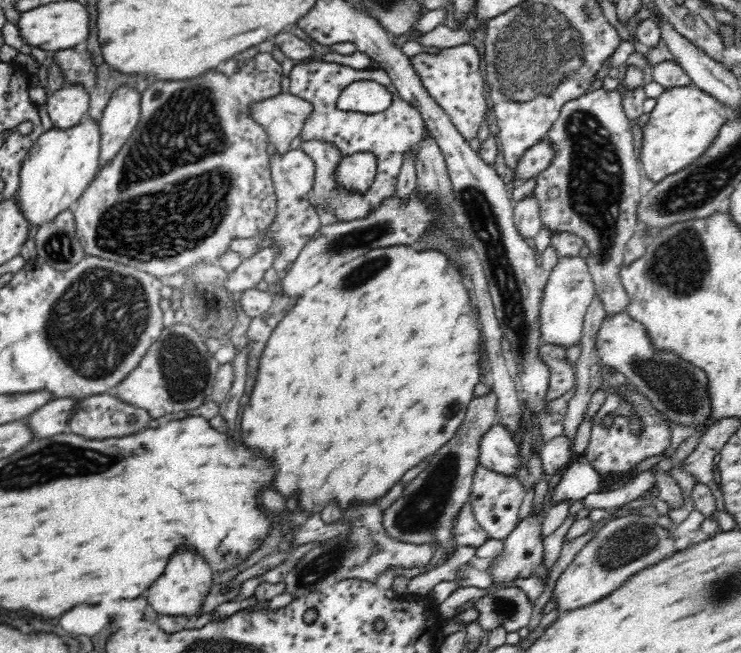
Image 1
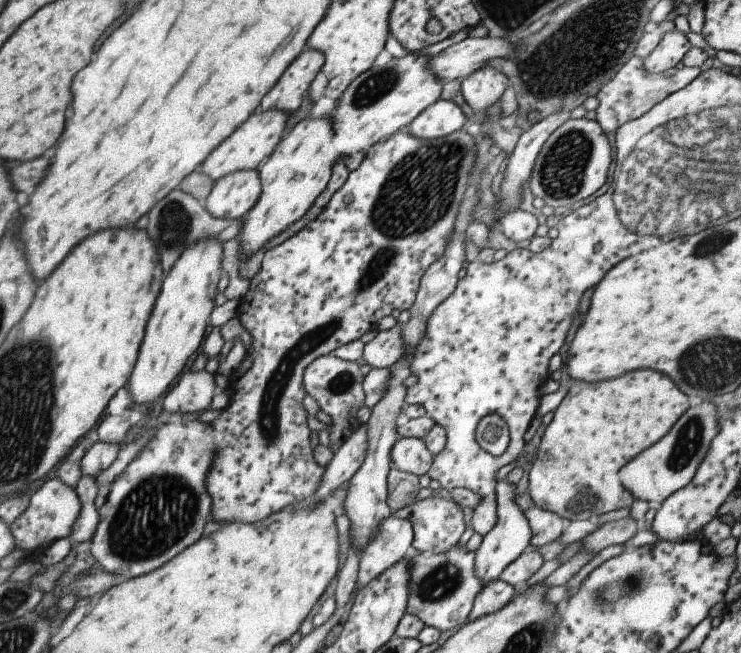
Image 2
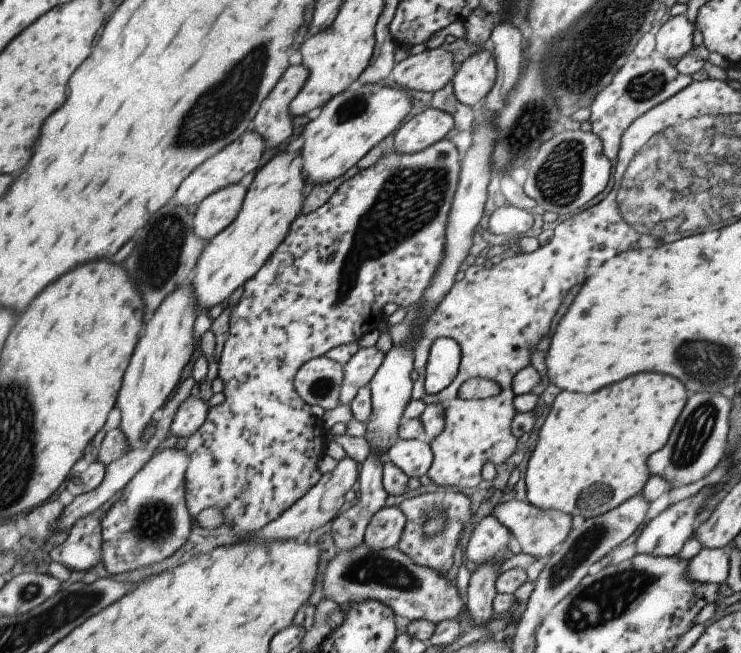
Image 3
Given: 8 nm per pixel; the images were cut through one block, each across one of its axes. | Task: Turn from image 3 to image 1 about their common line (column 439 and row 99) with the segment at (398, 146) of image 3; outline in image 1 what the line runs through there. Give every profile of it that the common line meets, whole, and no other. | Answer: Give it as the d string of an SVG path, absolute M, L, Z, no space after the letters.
M120 86L114 90L99 123L100 154L102 169L120 152L136 129L140 118L142 86Z

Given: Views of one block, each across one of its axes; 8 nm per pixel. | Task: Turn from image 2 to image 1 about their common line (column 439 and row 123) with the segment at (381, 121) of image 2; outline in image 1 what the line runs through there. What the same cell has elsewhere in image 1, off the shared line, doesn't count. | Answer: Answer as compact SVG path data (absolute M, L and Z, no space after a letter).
M84 120L79 126L74 126L66 131L52 128L43 132L35 145L29 150L28 156L23 160L20 169L20 182L15 192L15 203L19 211L27 220L29 226L40 226L52 222L60 212L74 208L77 200L96 179L99 172L99 124L94 121Z

